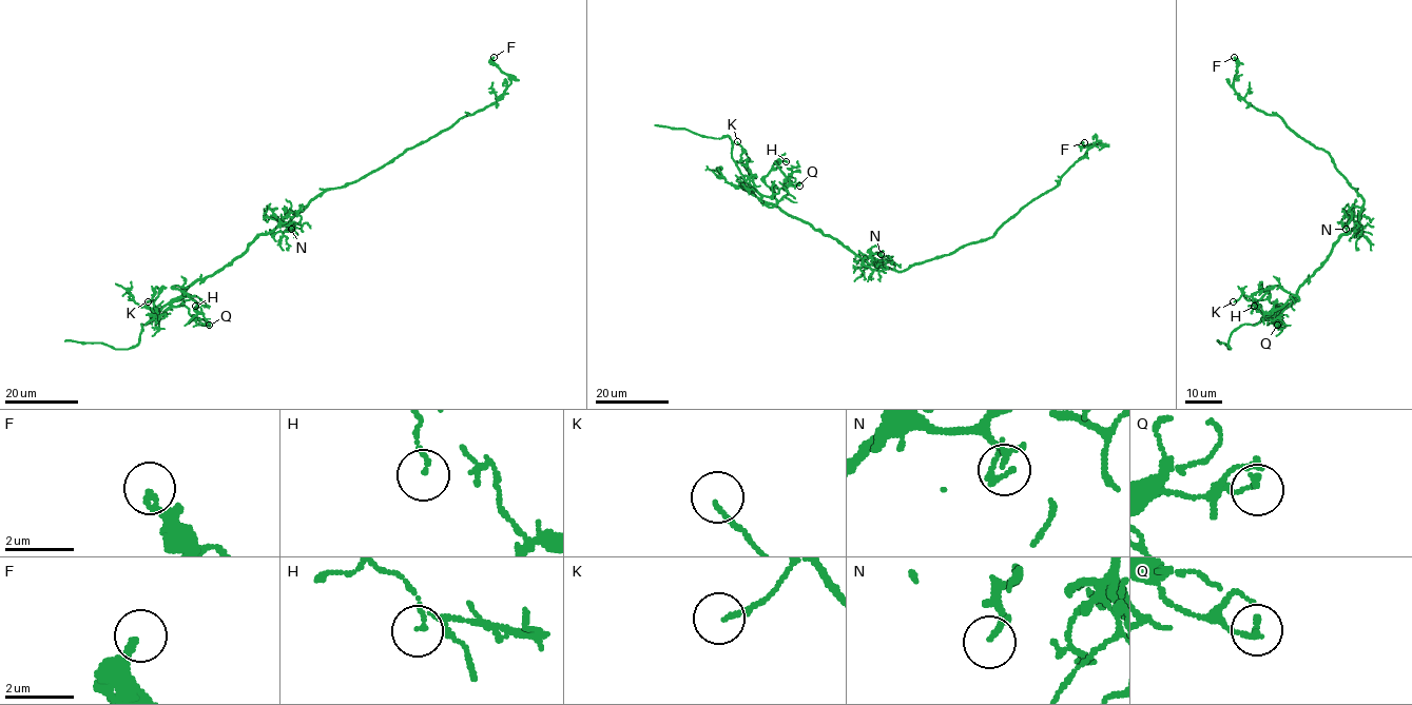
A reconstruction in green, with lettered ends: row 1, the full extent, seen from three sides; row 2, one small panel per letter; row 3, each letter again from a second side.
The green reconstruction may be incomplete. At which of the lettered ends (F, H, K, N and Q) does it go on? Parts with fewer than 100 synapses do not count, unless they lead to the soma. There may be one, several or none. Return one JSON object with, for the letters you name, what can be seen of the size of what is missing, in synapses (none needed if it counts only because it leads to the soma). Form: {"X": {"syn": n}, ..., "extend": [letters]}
{"extend": []}

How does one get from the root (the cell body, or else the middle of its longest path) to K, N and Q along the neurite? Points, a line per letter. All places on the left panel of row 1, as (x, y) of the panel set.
K: (293, 216), (260, 234), (244, 252), (218, 271), (195, 281), (161, 314), (151, 300), (153, 295), (148, 301)
N: (293, 216), (285, 223), (279, 220), (291, 229)
Q: (293, 216), (260, 234), (239, 256), (218, 271), (195, 281), (171, 304), (185, 305), (191, 315), (209, 325)

